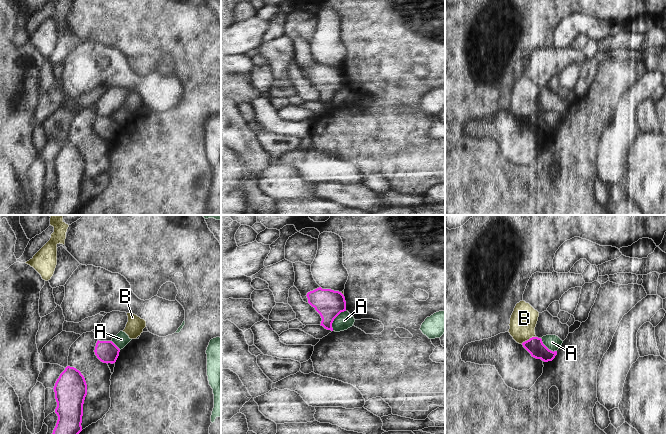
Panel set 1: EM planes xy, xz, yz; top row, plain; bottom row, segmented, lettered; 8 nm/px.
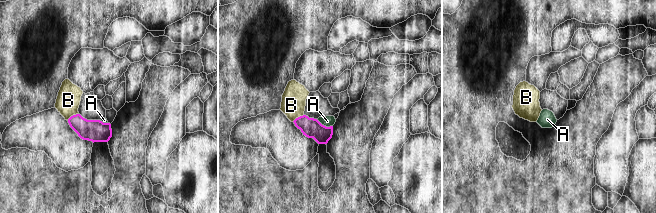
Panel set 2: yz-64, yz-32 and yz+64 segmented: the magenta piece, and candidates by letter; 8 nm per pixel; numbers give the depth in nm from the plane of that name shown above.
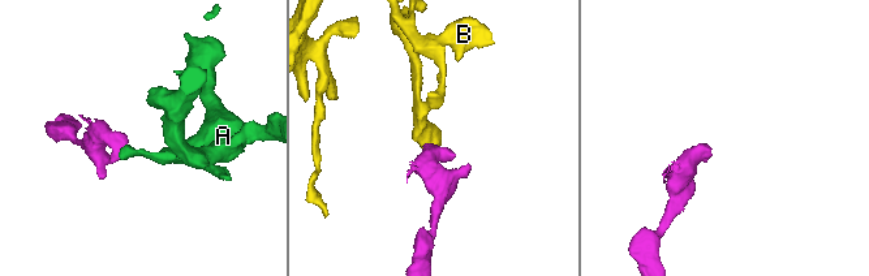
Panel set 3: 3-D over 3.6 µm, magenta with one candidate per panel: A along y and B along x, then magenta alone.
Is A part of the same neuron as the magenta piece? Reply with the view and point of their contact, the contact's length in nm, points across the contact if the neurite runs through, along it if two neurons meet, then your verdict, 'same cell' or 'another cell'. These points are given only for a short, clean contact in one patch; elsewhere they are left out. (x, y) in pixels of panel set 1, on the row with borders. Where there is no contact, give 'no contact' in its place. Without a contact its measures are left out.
meets magenta in xz at (334, 318); contact 200 nm long; border along xz (345, 310), (334, 319), (332, 330); another cell

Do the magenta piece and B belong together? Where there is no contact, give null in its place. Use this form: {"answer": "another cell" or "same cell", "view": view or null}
{"answer": "another cell", "view": "yz"}

